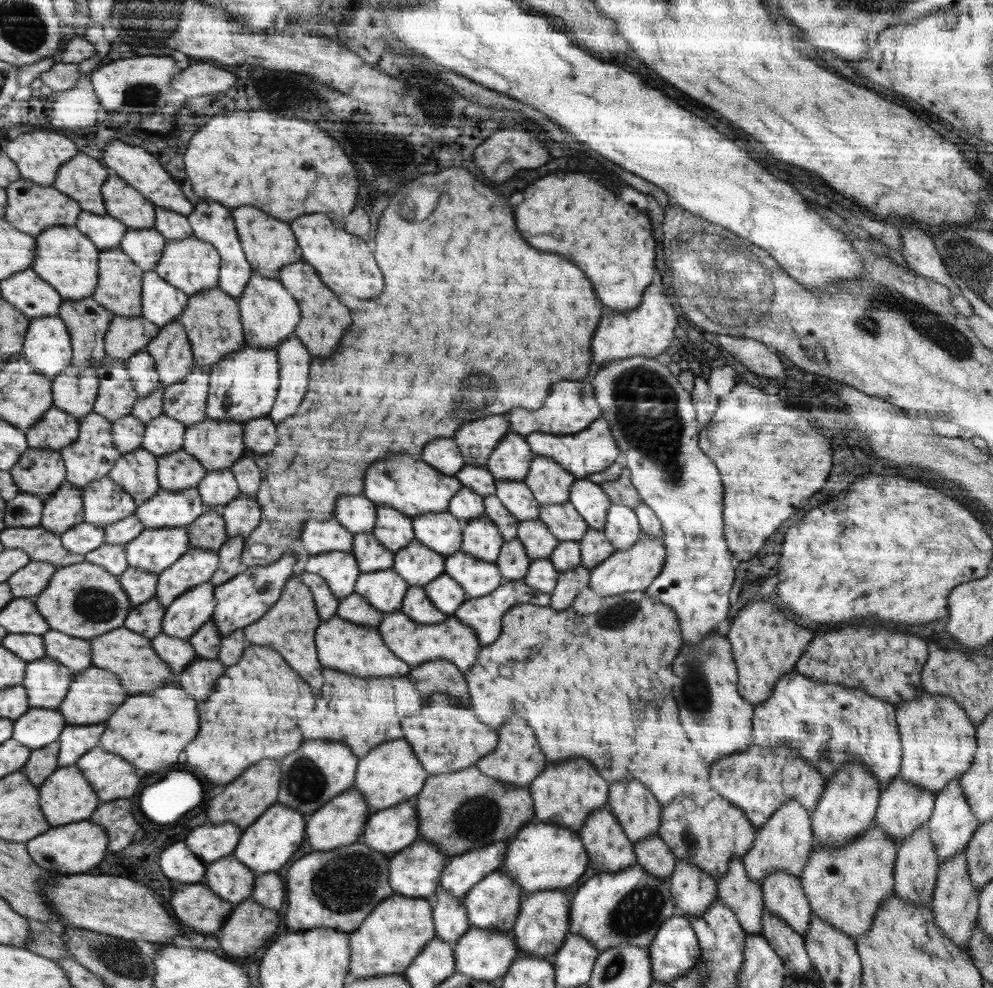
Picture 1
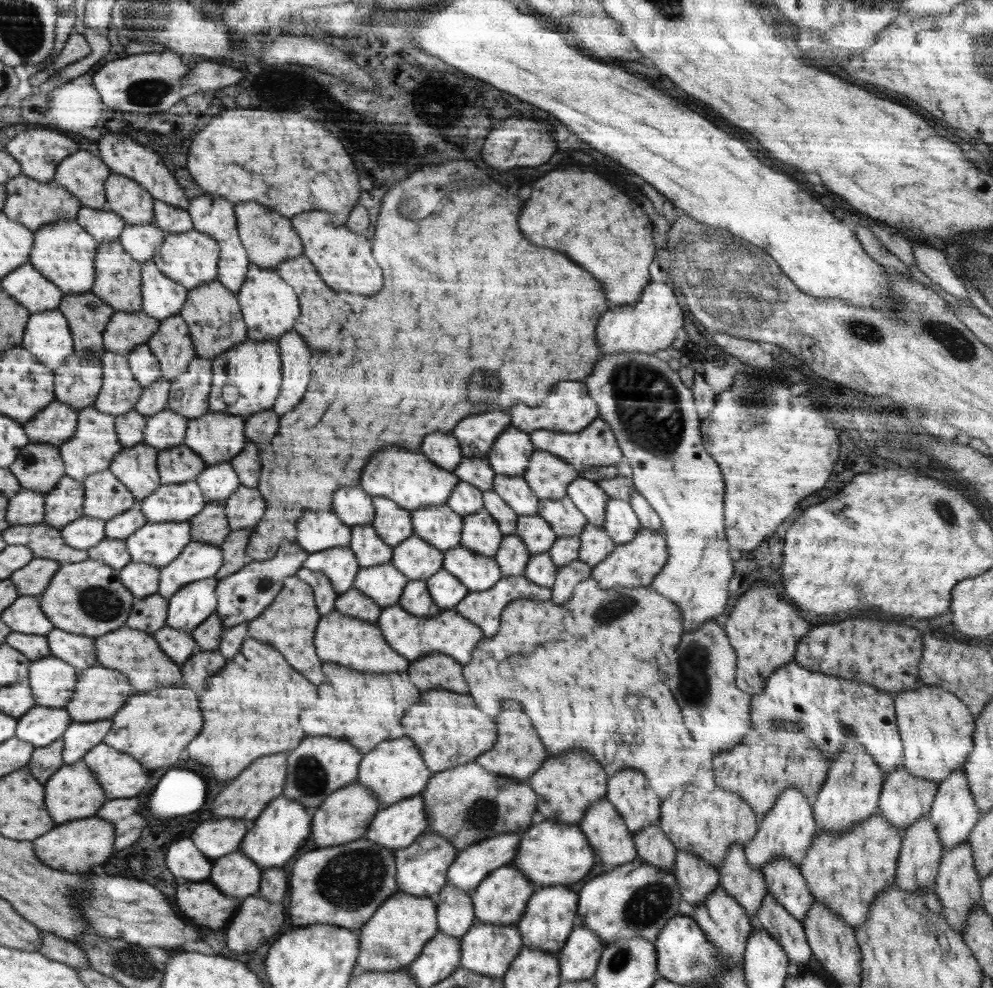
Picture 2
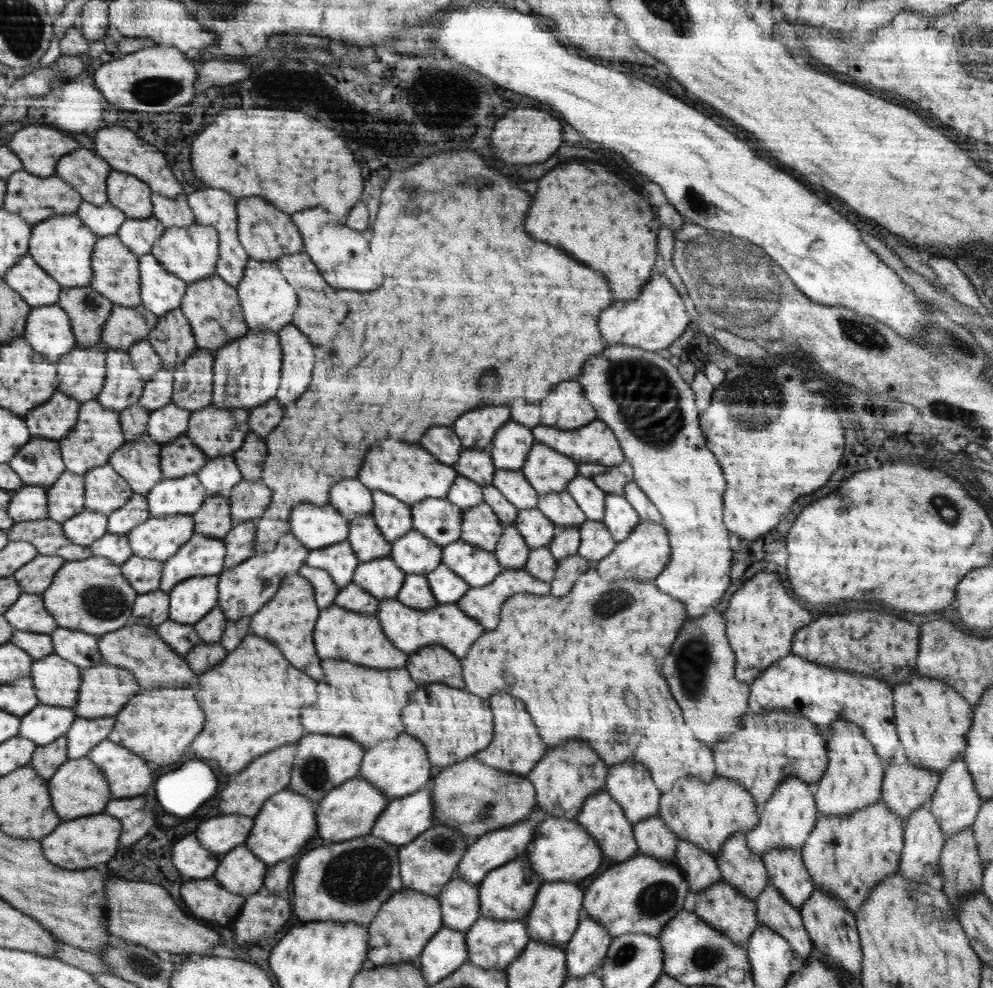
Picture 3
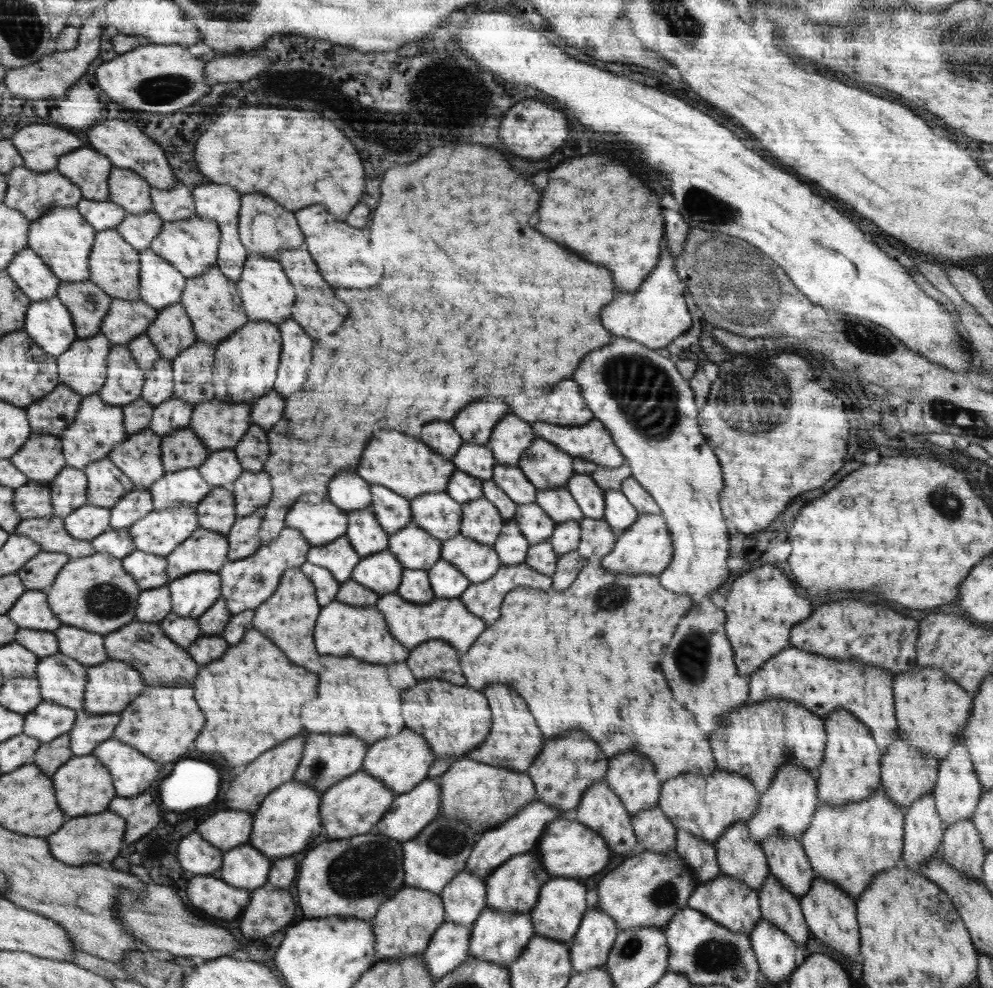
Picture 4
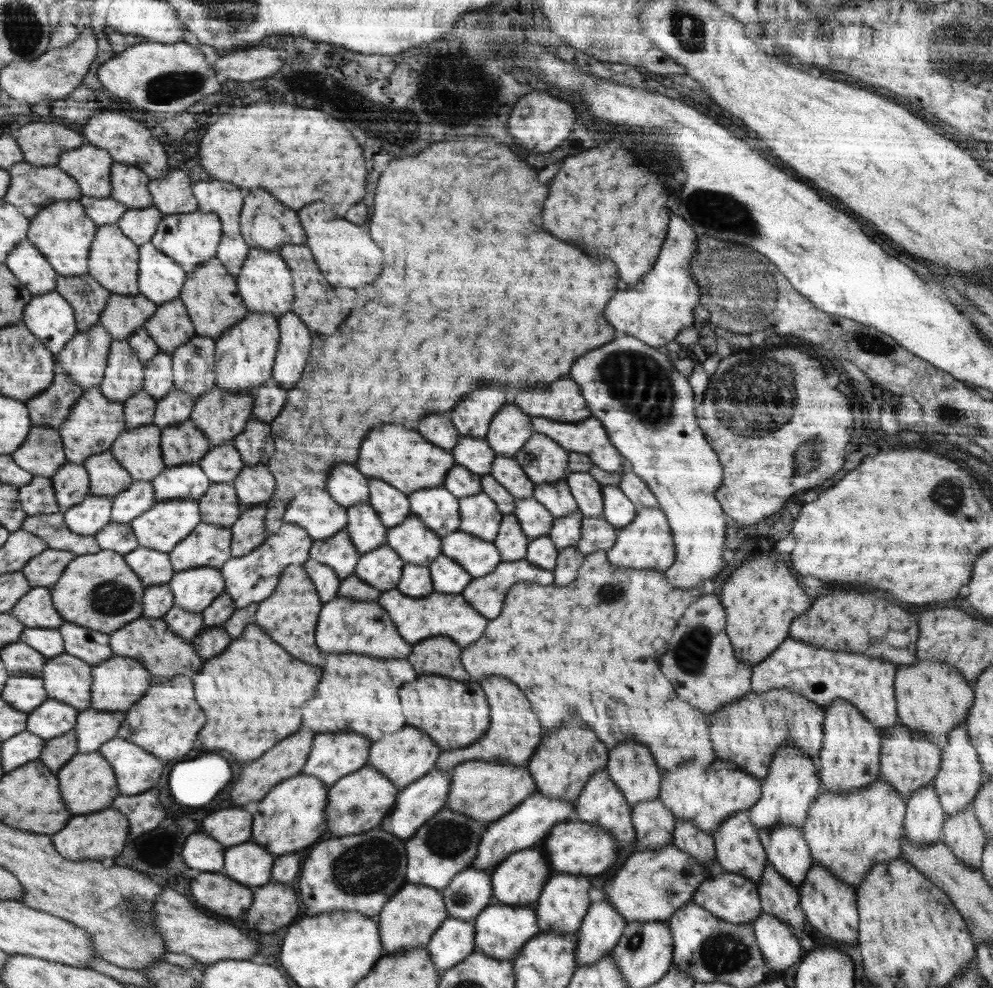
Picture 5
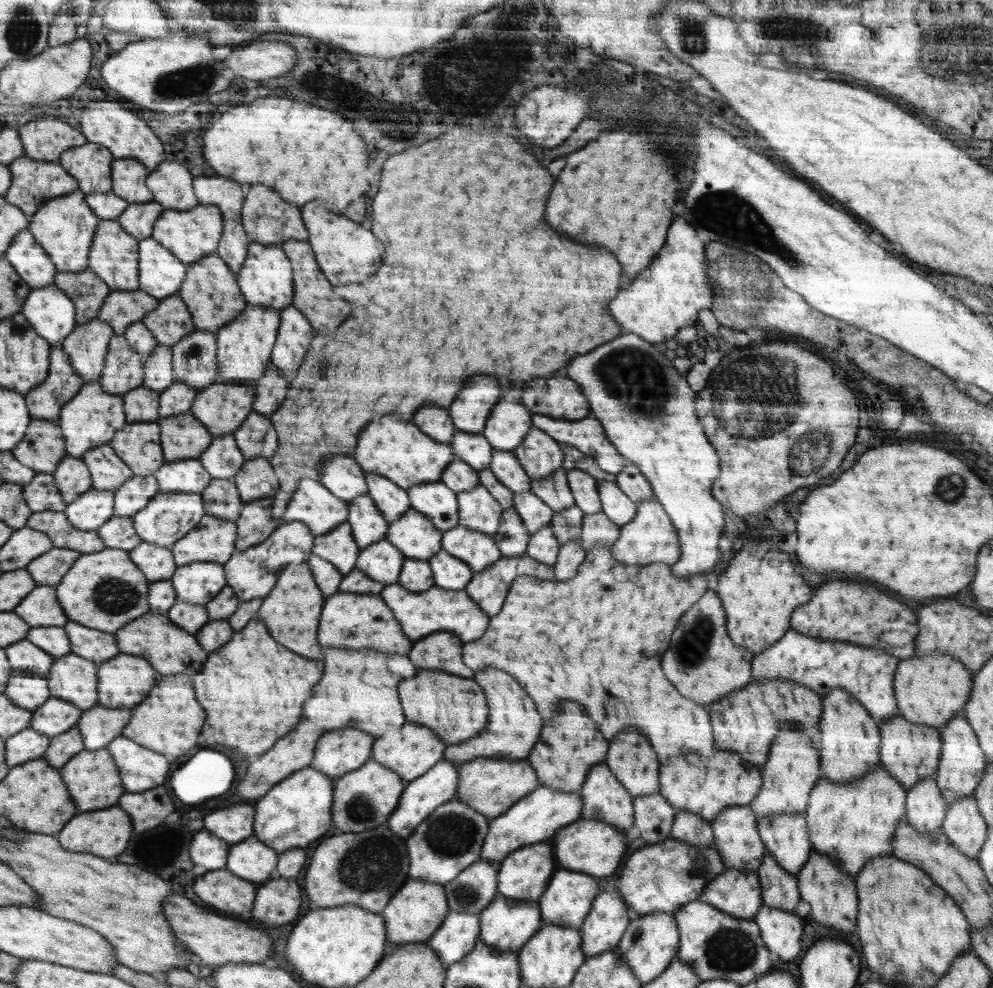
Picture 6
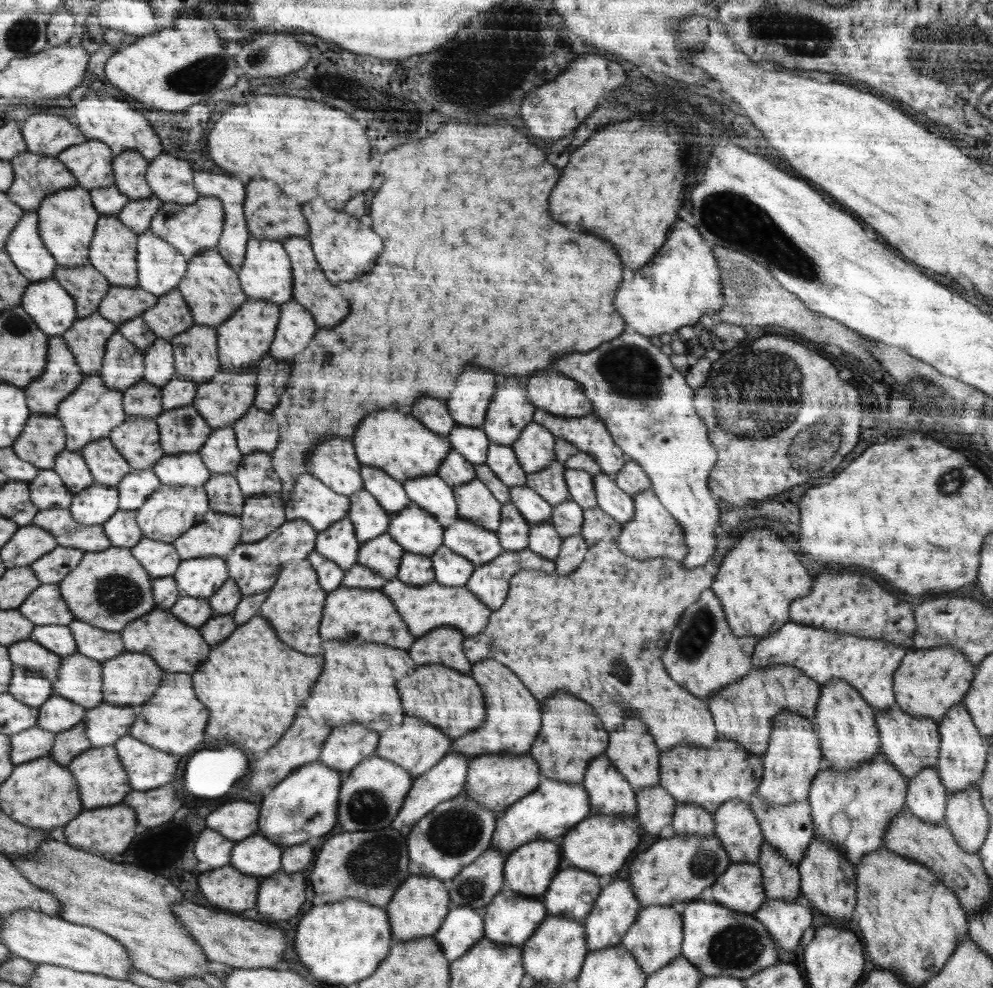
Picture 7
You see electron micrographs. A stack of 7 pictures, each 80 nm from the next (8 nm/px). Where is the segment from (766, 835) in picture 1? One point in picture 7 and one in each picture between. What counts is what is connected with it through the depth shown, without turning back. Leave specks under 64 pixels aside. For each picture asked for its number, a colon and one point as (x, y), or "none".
2: (787, 831)
3: (789, 815)
4: (787, 806)
5: (791, 785)
6: (792, 768)
7: (793, 758)

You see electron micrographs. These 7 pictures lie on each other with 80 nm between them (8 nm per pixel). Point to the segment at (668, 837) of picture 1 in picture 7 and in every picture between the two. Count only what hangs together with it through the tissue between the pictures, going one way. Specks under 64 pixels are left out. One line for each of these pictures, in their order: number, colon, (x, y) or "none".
2: (707, 827)
3: (707, 814)
4: (706, 806)
5: (706, 795)
6: (707, 786)
7: (708, 777)

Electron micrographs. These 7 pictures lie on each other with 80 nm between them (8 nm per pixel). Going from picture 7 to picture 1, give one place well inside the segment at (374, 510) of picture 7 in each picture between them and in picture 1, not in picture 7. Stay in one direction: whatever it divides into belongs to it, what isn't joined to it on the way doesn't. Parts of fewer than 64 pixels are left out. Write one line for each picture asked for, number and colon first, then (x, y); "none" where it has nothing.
1: (371, 555)
2: (370, 550)
3: (367, 541)
4: (367, 537)
5: (367, 531)
6: (369, 526)

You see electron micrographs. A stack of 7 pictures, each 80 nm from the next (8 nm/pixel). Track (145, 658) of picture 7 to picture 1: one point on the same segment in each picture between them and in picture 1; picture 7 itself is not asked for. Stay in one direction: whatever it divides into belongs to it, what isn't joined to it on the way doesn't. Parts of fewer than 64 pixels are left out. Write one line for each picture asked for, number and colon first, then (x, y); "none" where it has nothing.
1: (95, 694)
2: (101, 692)
3: (106, 689)
4: (111, 687)
5: (117, 684)
6: (125, 681)

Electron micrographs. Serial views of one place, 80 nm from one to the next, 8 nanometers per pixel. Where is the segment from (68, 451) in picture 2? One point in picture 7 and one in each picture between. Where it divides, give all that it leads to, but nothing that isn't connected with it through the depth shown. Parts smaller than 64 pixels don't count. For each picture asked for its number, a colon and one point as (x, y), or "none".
3: (98, 434)
4: (98, 427)
5: (94, 424)
6: (91, 419)
7: (94, 410)

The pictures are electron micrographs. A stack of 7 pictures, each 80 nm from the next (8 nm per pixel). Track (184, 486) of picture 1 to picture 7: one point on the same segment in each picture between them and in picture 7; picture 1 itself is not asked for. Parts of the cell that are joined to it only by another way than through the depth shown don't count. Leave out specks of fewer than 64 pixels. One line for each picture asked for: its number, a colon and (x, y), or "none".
2: (179, 464)
3: (181, 457)
4: (182, 449)
5: (184, 443)
6: (183, 436)
7: (182, 430)

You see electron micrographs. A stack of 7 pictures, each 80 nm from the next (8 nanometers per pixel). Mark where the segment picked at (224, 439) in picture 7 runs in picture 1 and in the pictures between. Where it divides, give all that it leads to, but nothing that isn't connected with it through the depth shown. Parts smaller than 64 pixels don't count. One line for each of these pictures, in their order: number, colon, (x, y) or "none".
1: (218, 488)
2: (217, 482)
3: (220, 475)
4: (222, 468)
5: (223, 463)
6: (223, 459)

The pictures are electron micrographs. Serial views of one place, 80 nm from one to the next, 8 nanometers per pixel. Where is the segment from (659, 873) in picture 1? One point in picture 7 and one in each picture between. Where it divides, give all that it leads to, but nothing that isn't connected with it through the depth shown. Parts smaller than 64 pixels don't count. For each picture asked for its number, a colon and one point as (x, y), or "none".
2: (653, 846)
3: (655, 839)
4: (654, 832)
5: (654, 824)
6: (653, 815)
7: (655, 805)

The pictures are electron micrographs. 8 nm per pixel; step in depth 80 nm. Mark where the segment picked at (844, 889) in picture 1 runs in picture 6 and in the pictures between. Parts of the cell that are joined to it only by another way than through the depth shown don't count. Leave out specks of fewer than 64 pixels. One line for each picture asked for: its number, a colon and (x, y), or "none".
2: (845, 871)
3: (847, 857)
4: (848, 845)
5: (848, 834)
6: (851, 823)

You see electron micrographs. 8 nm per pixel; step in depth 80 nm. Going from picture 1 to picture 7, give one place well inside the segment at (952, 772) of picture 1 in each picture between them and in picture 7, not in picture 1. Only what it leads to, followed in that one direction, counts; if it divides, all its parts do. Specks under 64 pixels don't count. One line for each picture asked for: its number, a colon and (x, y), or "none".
2: (936, 728)
3: (932, 720)
4: (931, 709)
5: (932, 697)
6: (929, 690)
7: (928, 682)

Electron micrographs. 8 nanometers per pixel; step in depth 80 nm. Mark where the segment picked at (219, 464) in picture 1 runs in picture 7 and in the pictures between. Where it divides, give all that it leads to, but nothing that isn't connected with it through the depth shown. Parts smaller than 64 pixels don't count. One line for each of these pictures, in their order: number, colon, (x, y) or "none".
2: (217, 437)
3: (219, 432)
4: (220, 425)
5: (221, 415)
6: (222, 407)
7: (226, 397)

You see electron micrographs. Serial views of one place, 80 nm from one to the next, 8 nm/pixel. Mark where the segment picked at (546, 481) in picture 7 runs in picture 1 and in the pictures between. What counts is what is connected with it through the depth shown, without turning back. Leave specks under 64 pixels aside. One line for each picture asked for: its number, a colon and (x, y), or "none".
1: (566, 523)
2: (566, 518)
3: (560, 508)
4: (559, 504)
5: (557, 498)
6: (555, 491)

